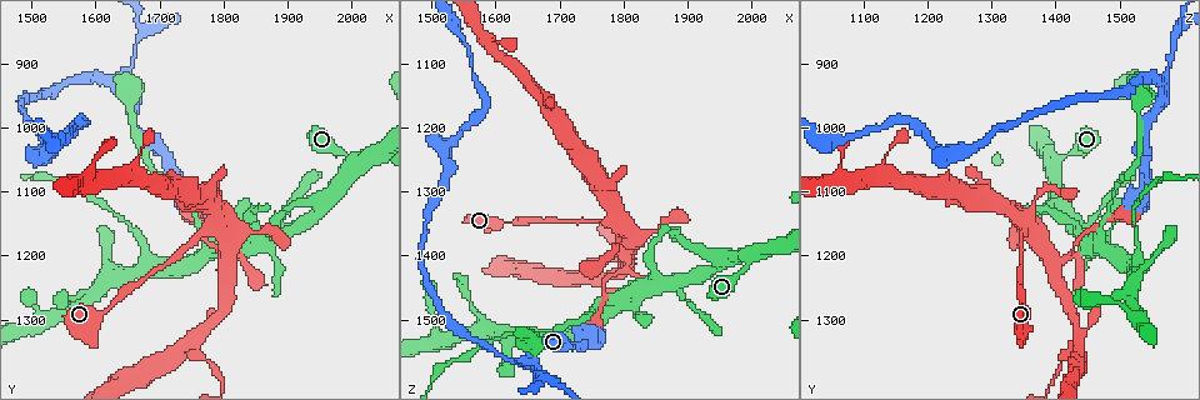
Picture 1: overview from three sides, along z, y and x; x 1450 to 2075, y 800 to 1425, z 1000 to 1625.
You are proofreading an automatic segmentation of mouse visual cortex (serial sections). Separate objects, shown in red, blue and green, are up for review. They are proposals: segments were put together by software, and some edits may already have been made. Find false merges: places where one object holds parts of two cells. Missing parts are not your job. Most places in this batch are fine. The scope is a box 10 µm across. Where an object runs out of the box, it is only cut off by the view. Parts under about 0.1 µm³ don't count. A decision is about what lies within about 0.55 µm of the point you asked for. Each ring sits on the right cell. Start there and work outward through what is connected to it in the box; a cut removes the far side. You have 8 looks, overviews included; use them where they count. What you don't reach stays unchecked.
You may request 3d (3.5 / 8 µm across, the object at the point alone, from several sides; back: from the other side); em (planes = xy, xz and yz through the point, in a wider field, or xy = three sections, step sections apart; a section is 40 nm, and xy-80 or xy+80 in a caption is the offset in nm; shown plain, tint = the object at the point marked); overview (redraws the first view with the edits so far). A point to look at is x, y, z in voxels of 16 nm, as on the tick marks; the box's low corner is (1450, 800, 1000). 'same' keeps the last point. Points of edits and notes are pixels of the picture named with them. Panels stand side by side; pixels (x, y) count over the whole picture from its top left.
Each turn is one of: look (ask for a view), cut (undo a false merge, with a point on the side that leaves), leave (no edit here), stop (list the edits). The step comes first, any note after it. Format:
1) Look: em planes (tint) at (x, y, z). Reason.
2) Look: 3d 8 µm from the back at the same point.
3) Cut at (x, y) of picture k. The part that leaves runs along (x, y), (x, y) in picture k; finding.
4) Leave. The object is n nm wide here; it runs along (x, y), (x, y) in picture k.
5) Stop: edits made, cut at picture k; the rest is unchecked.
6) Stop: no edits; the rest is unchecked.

Look: 3d 3.5 µm at (1745, 1330, 1440). Three arms meet.

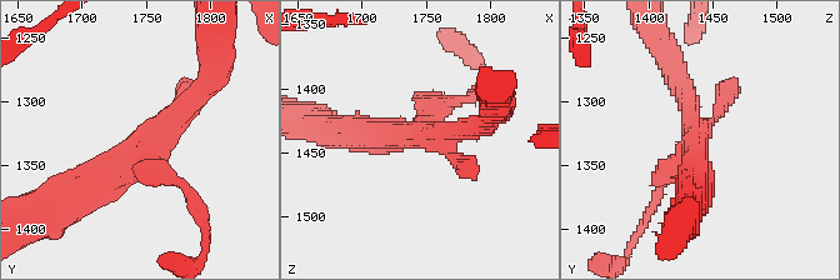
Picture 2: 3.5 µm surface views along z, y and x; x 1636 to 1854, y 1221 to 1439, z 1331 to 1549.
Look: em xy step 5 (tint) at (1744, 1336, 1434).

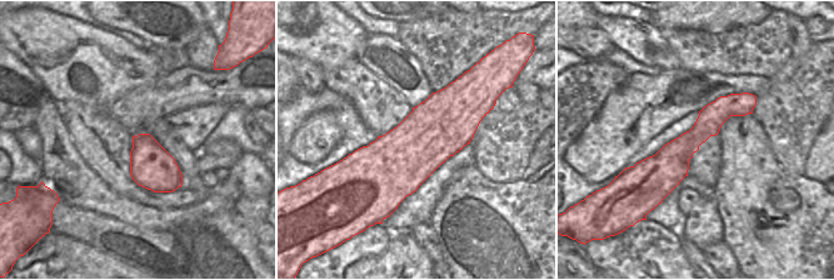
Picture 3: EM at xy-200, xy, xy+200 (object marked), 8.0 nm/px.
Leave. It runs along (744, 103), (725, 106), (649, 178) in picture 3; all the same cell.

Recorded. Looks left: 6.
Look: 3d 3.5 µm at (1795, 1185, 1470).

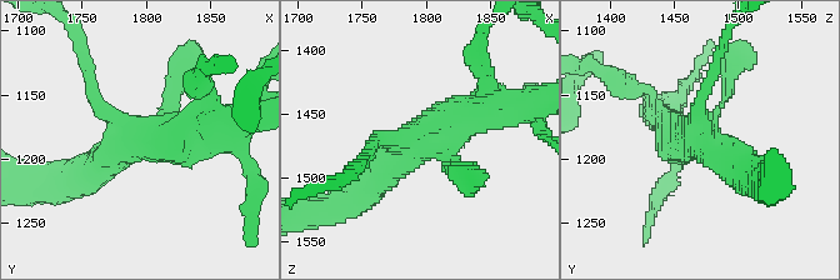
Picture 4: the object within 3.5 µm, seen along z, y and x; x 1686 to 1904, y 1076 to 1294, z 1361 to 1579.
Look: em xy step 3 (tint) at (1794, 1186, 1472). Need the tissue.

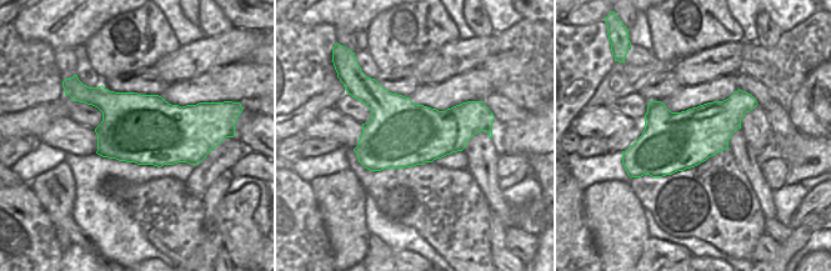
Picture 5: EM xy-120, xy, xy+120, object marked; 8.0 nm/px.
Leave. It runs along (494, 113), (436, 125), (360, 193) in picture 4; one cell here.

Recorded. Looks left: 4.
Look: 3d 8 µm from the back at (1665, 1165, 1530). Sudden change in width.

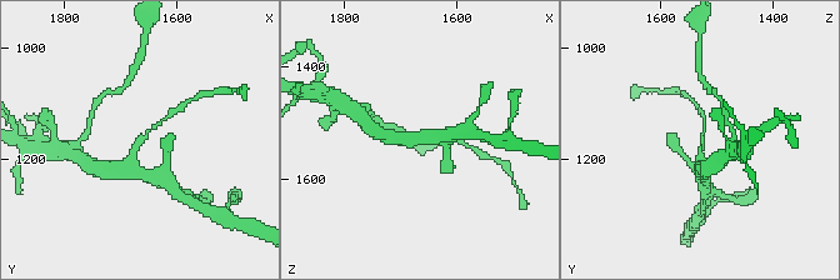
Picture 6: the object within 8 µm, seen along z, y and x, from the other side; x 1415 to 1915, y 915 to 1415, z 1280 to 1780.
Look: em planes (tint) at the same point. The arms are 150, 400 nm wide; need the tissue.

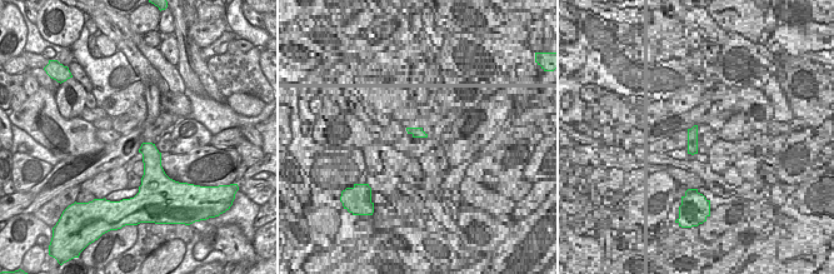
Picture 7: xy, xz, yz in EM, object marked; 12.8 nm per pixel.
Cut at (171, 111) of picture 6. The object is 220 nm wide here; the part that leaves runs along (146, 133), (189, 100) in picture 6; two cells meet here.

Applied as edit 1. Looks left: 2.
Stop: edits made, cut at picture 6; the rest is unchecked.

